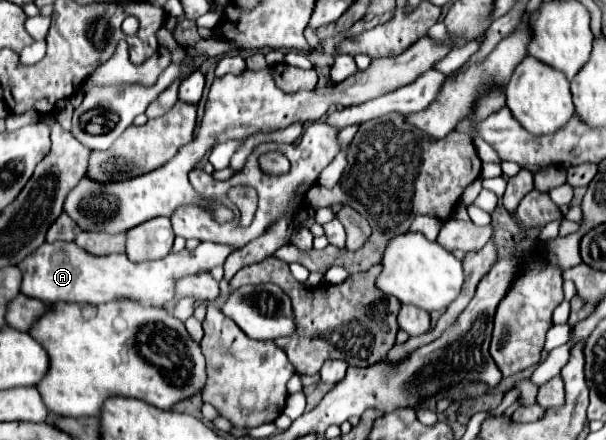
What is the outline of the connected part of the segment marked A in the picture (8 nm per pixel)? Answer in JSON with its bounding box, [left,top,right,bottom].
[19,243,233,307]

